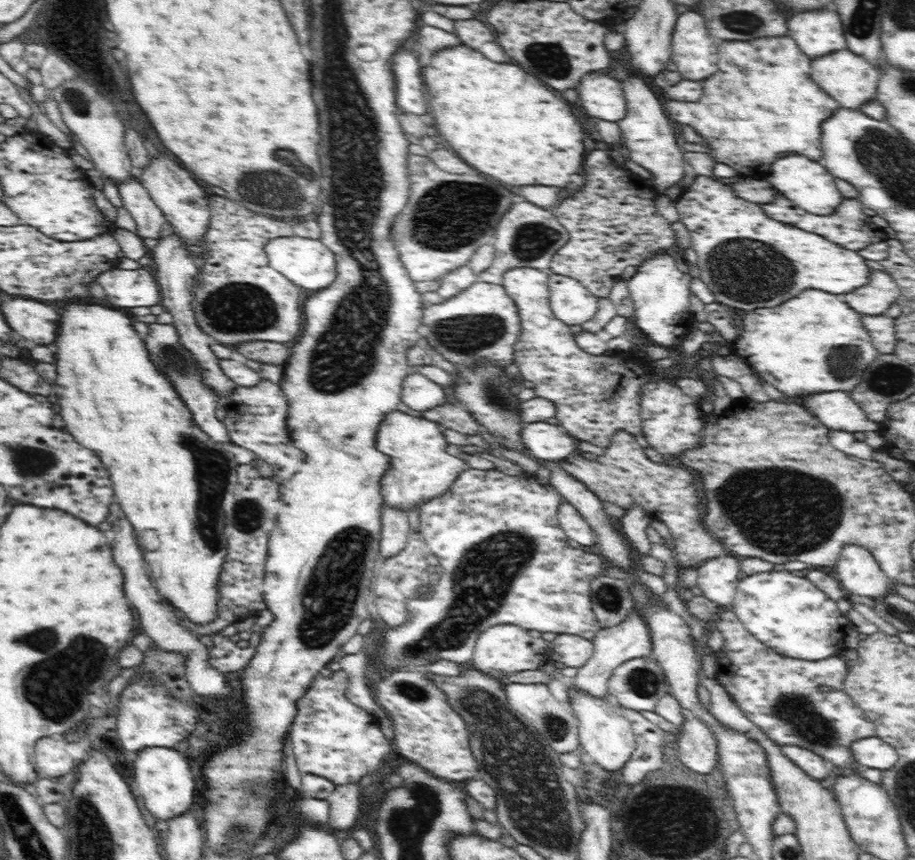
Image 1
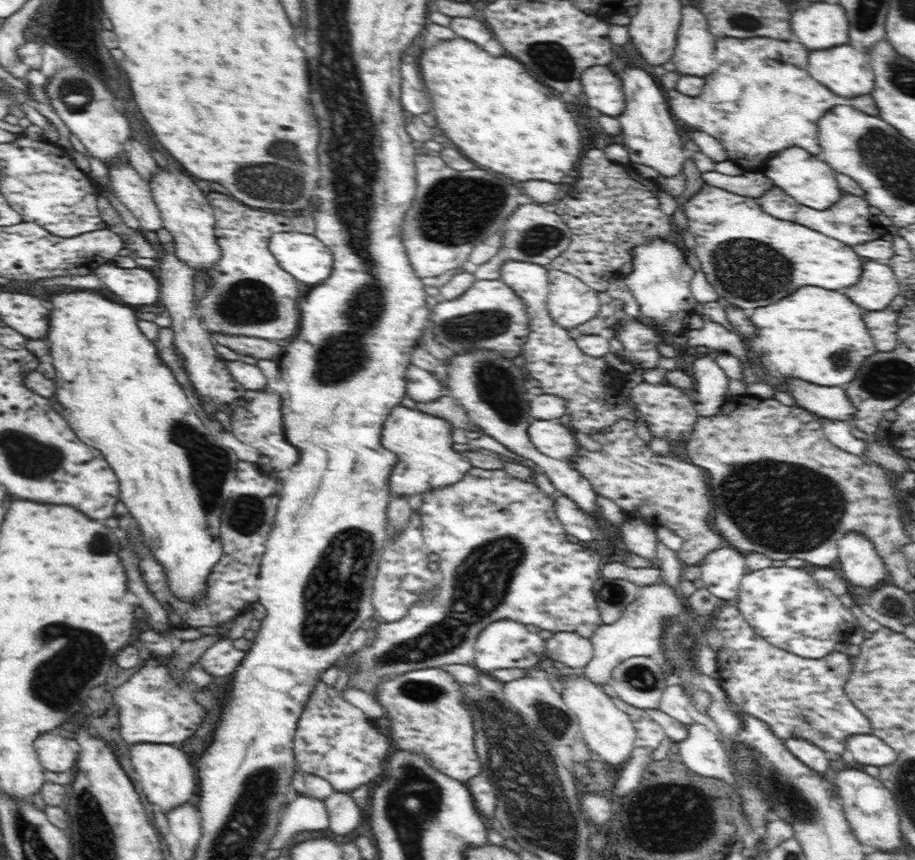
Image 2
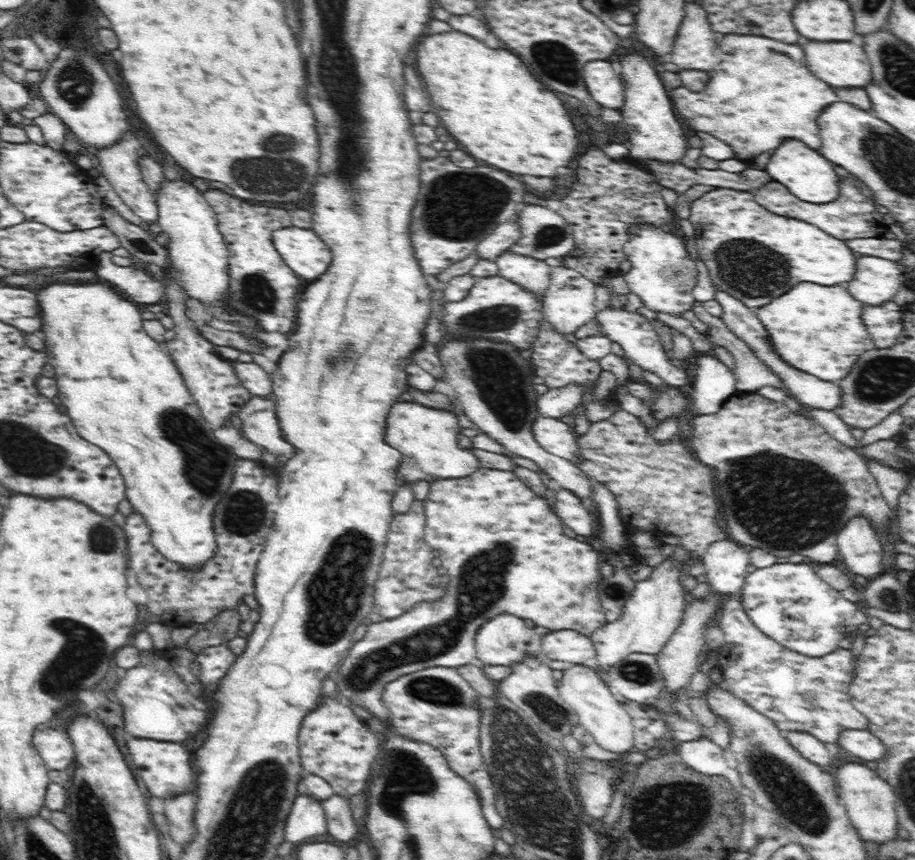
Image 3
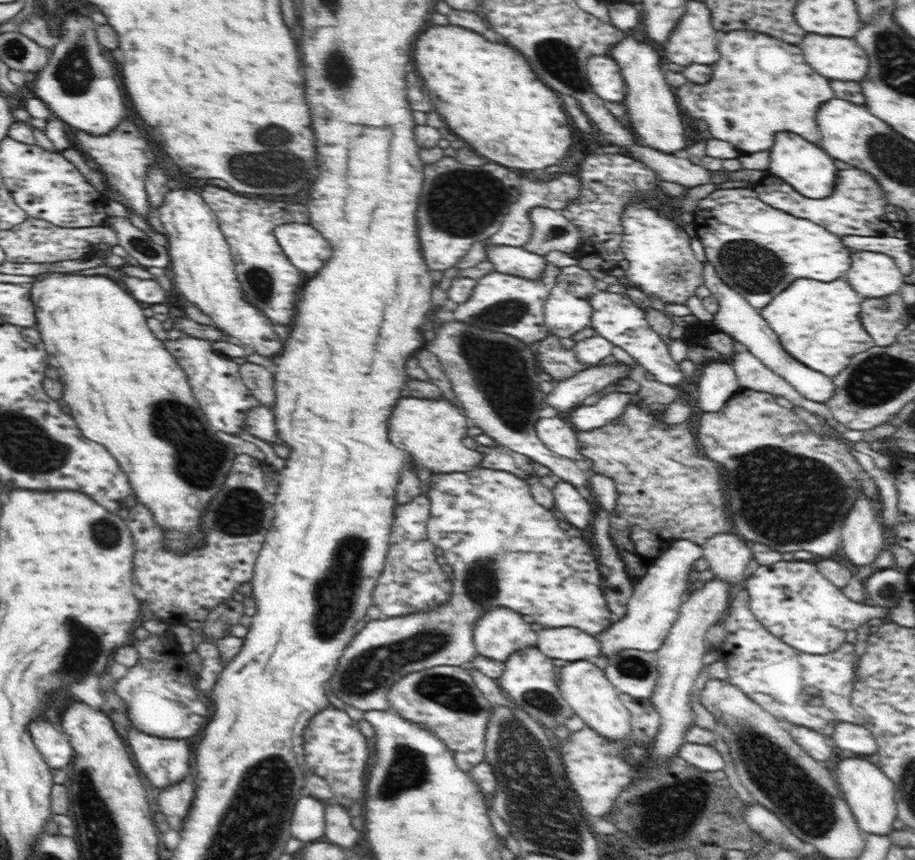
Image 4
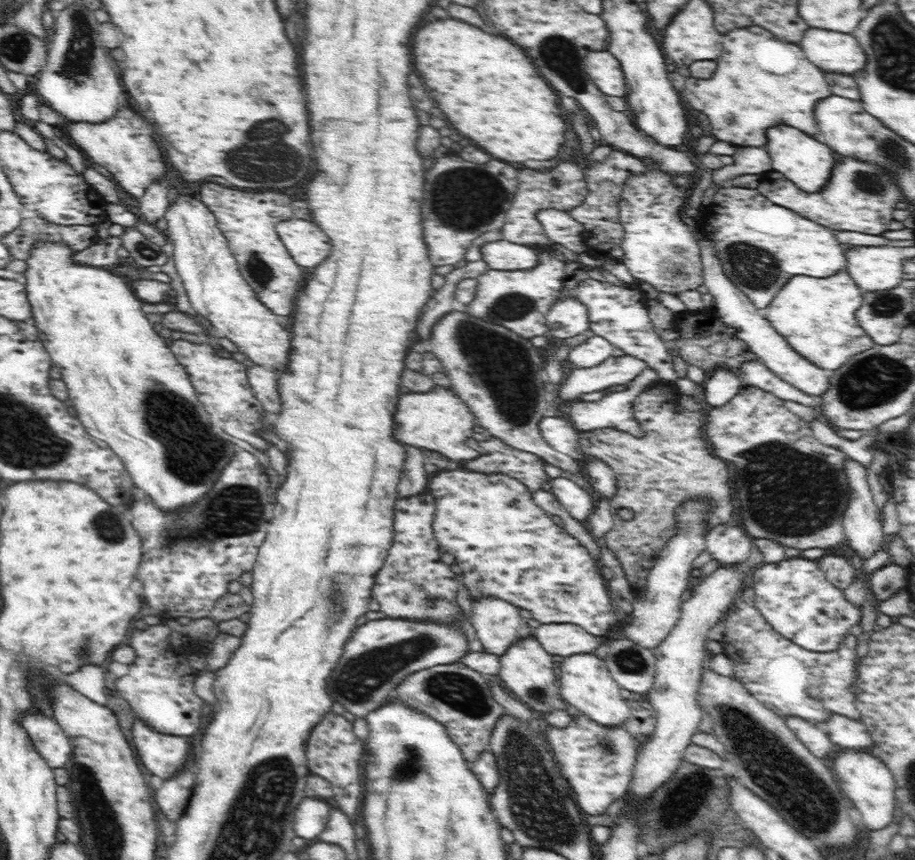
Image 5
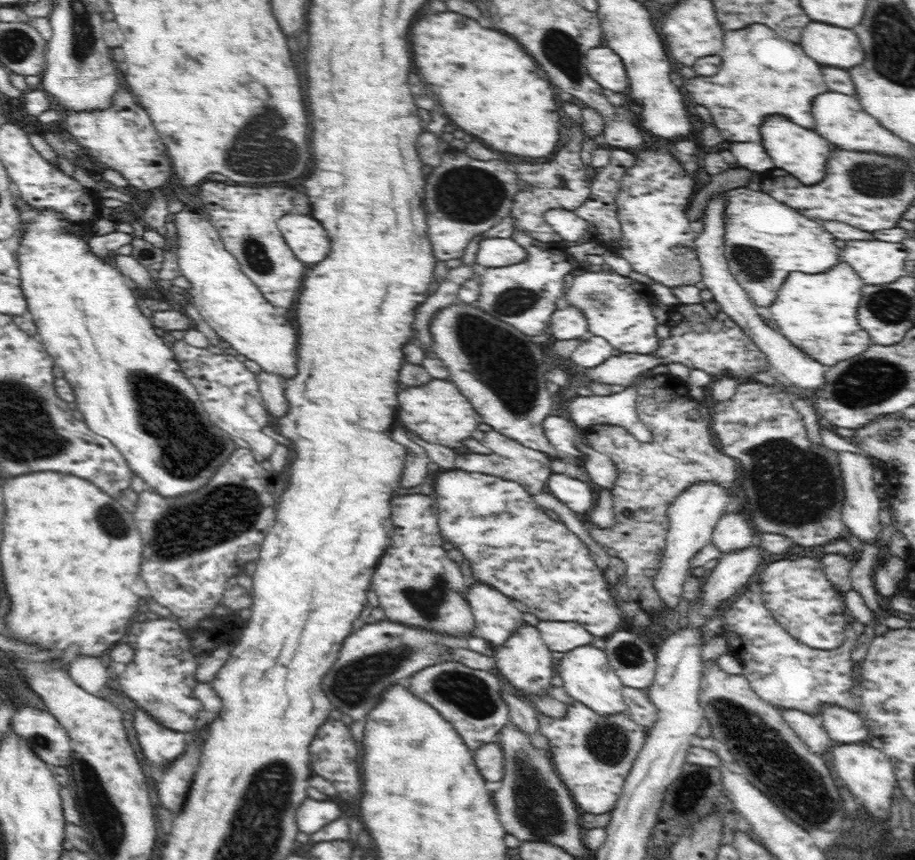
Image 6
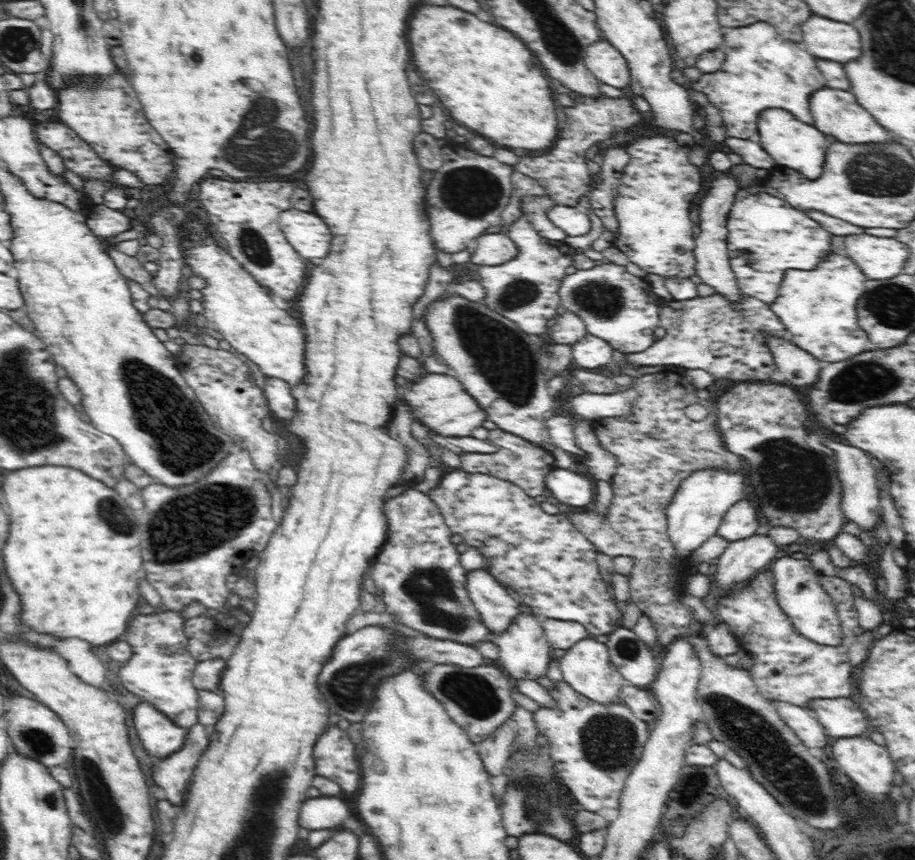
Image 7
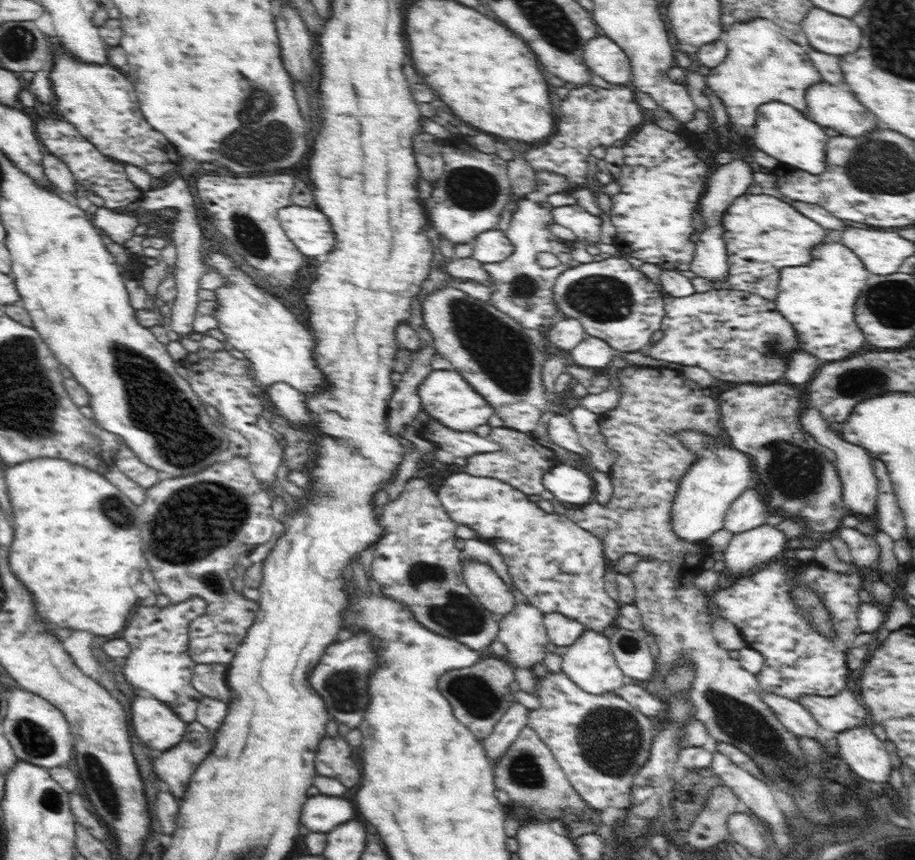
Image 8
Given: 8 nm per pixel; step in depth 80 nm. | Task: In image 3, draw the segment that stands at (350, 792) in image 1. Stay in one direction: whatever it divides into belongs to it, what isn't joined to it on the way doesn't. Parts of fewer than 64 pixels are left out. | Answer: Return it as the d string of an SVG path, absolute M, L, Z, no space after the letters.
M334 794L321 802L328 822L328 834L338 842L350 842L358 834L358 826L352 820L348 799Z

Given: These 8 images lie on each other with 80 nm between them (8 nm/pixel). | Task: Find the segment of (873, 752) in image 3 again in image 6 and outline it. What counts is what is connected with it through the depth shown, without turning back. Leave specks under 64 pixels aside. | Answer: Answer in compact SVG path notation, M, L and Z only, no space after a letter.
M824 703L818 715L821 719L821 725L834 744L862 743L868 742L871 738L869 728L860 714L850 709Z

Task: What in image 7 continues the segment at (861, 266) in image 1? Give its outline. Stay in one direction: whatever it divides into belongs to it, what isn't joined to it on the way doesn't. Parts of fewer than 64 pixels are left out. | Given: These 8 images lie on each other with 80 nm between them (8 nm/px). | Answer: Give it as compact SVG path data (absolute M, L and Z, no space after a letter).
M740 190L736 194L736 202L728 216L728 234L726 237L729 252L729 263L734 271L736 283L742 294L756 297L758 300L771 305L778 296L779 287L785 277L785 272L790 269L812 270L817 267L826 255L834 248L830 245L830 232L818 226L818 222L808 218L804 212L794 210L790 204L774 198L770 194L748 194Z

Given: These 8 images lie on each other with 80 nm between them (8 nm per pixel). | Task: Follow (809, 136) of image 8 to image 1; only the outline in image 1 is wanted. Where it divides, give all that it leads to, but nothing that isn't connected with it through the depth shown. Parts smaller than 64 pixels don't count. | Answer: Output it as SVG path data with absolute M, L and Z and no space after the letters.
M790 154L786 158L778 158L774 166L770 168L770 174L766 176L776 190L780 190L786 198L790 198L796 206L804 208L806 212L812 214L833 214L840 202L842 195L835 184L835 177L828 171L824 170L818 162L810 162L810 158L800 156L800 154Z

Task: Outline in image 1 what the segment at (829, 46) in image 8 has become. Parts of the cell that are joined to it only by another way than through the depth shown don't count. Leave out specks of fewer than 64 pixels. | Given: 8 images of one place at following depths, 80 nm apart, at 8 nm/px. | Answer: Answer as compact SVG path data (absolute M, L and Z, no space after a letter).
M842 49L832 58L816 58L812 60L812 78L818 83L818 86L828 93L835 101L840 102L844 108L861 108L868 101L876 98L877 86L879 81L879 70L874 68L872 63L858 56L850 49Z

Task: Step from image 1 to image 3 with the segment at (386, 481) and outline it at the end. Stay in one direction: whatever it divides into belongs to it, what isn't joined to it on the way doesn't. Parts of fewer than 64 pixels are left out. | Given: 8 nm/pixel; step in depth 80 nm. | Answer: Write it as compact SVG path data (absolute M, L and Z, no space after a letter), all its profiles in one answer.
M397 402L388 414L384 432L386 443L402 453L396 480L410 485L418 480L431 483L440 479L462 478L476 472L476 468L481 467L480 461L471 450L460 446L460 431L460 422L452 411L430 408L418 402Z

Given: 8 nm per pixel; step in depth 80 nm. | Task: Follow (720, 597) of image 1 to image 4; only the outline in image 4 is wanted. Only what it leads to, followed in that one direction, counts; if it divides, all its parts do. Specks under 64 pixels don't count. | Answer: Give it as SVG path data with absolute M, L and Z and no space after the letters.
M735 532L720 533L705 540L703 556L714 577L735 584L744 582L744 570L753 559L749 543Z

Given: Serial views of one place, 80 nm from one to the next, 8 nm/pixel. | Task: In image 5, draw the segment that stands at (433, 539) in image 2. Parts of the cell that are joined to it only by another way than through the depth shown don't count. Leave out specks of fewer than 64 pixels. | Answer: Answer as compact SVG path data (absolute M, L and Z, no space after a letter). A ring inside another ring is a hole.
M463 468L455 470L439 470L430 475L426 492L429 492L435 500L434 522L432 524L434 537L436 537L439 546L442 546L446 552L452 554L455 560L457 560L457 563L454 564L458 564L462 569L462 573L458 574L458 581L462 581L462 584L464 584L469 591L471 602L474 599L485 596L500 598L518 608L529 610L535 619L542 625L574 624L582 627L583 630L586 630L586 633L600 638L608 634L608 632L610 633L610 631L613 631L619 625L621 617L617 614L615 606L610 600L607 585L604 586L605 579L601 575L601 569L598 568L600 565L596 564L596 560L590 558L588 550L586 550L578 540L574 540L574 537L570 536L562 526L558 526L554 520L550 520L550 514L544 512L540 506L534 504L532 492L530 492L528 487L524 486L519 480L506 474L487 474L469 471ZM384 618L366 622L356 628L351 639L346 642L338 665L327 678L327 694L332 702L339 702L350 714L365 718L366 714L375 711L388 702L389 696L409 674L444 664L460 663L470 654L470 648L461 624L418 622L398 618Z

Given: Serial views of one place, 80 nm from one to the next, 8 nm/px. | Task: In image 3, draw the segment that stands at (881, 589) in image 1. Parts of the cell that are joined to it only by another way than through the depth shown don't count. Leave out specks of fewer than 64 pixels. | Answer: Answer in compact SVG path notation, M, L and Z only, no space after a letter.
M864 515L852 517L837 534L837 551L848 572L870 580L889 572L892 565L885 562L882 542Z

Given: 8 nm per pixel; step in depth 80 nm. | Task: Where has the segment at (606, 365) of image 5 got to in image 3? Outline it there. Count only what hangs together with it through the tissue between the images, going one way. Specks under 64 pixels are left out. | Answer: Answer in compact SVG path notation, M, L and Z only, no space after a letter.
M568 385L561 389L548 389L539 395L536 402L538 414L561 419L570 413L575 413L582 400L584 387L582 385Z

